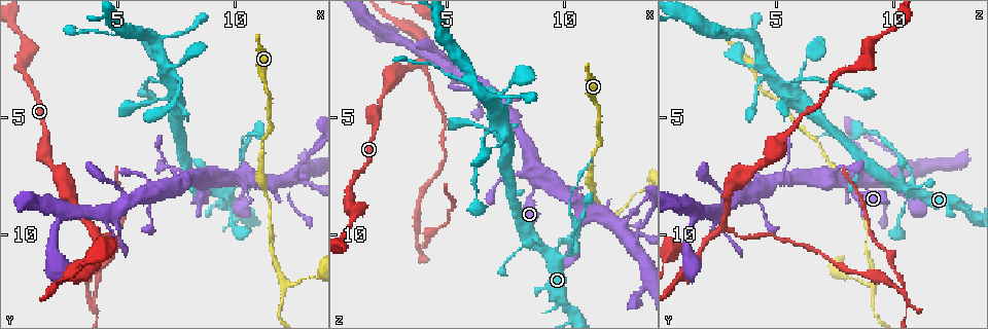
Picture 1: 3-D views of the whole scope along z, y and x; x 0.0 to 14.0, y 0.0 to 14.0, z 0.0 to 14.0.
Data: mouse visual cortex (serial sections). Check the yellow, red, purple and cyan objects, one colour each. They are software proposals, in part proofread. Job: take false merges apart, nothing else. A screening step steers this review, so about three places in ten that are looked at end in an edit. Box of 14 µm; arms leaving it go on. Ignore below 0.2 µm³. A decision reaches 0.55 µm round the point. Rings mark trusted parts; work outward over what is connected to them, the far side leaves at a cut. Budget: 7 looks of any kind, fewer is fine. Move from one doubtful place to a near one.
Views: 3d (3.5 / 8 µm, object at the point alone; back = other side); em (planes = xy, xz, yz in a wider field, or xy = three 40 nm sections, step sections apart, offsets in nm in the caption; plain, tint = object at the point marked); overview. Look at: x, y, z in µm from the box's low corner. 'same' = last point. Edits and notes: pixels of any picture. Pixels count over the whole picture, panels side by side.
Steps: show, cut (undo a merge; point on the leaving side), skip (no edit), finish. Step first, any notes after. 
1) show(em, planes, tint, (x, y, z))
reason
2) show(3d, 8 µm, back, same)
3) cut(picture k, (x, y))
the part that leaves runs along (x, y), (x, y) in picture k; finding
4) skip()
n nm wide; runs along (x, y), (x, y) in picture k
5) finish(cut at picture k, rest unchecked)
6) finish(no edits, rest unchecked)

show(3d, 3.5 µm, back, (13.1, 6.9, 10.4))

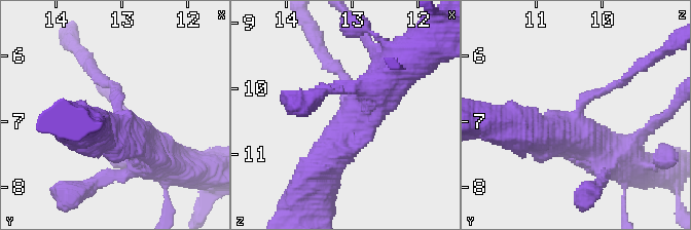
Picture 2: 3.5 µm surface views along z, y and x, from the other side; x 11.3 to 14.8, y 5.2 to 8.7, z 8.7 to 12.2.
show(em, xy, step 1, tint, (13.05, 6.95, 10.40))
3 arms; arms of 150, 600, 600 nm

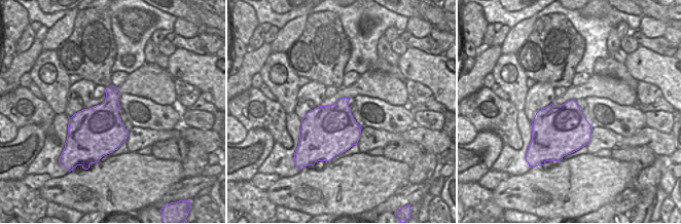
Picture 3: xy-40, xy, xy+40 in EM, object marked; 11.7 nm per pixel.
skip()
runs along (394, 71), (318, 174) in picture 2; continuous, no second cell

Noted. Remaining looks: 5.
show(3d, 3.5 µm, (9.9, 8.1, 10.9))
a fork

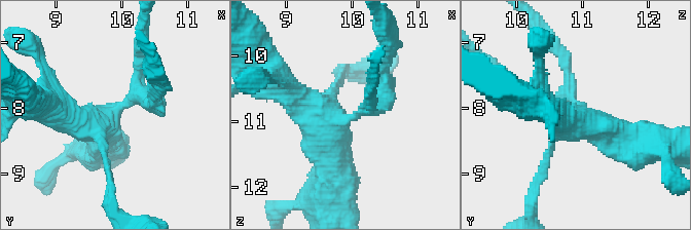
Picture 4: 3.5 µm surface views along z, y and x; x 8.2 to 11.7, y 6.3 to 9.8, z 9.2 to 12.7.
show(em, xy, step 3, tint, (9.90, 8.05, 11.00))
now the EM

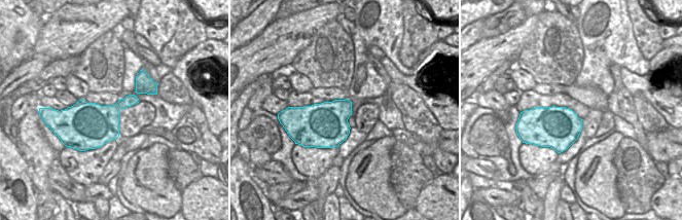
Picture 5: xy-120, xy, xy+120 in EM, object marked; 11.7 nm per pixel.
cut(picture 4, (377, 91))
480 nm wide; the part that leaves runs along (355, 115), (368, 109), (374, 70) in picture 4; a second cell is stuck on

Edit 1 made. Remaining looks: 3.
show(3d, 3.5 µm, (3.8, 12.7, 10.5))
three arms meet

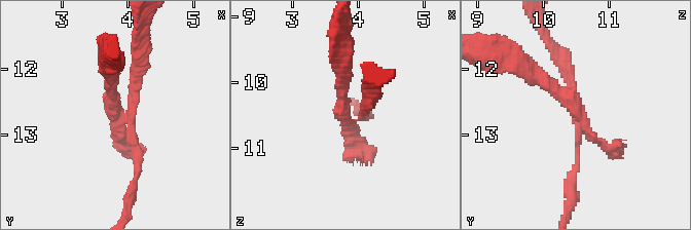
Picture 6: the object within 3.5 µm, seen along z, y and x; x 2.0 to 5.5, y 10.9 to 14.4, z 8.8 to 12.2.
show(em, xy, step 3, tint, (3.80, 12.65, 10.50))
shape alone is not enough

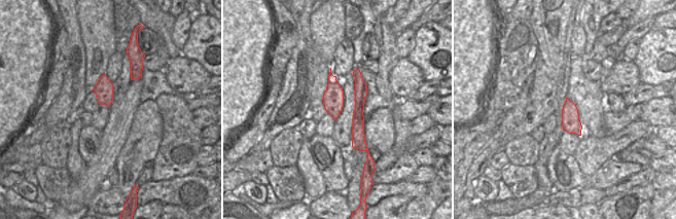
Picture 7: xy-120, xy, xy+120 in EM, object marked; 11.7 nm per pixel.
show(em, planes, tint, same)

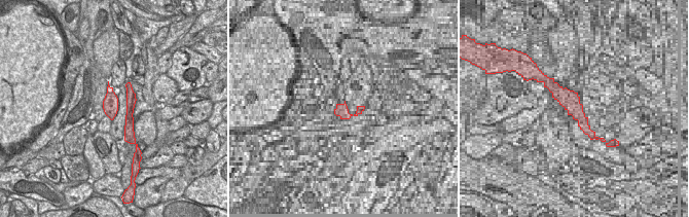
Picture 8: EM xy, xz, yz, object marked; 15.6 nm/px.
cut(picture 6, (567, 76))
the part that leaves runs along (125, 111), (135, 102), (138, 29) in picture 6; two cells meet here

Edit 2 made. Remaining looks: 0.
finish(cut at picture 4, cut at picture 6, rest unchecked)

